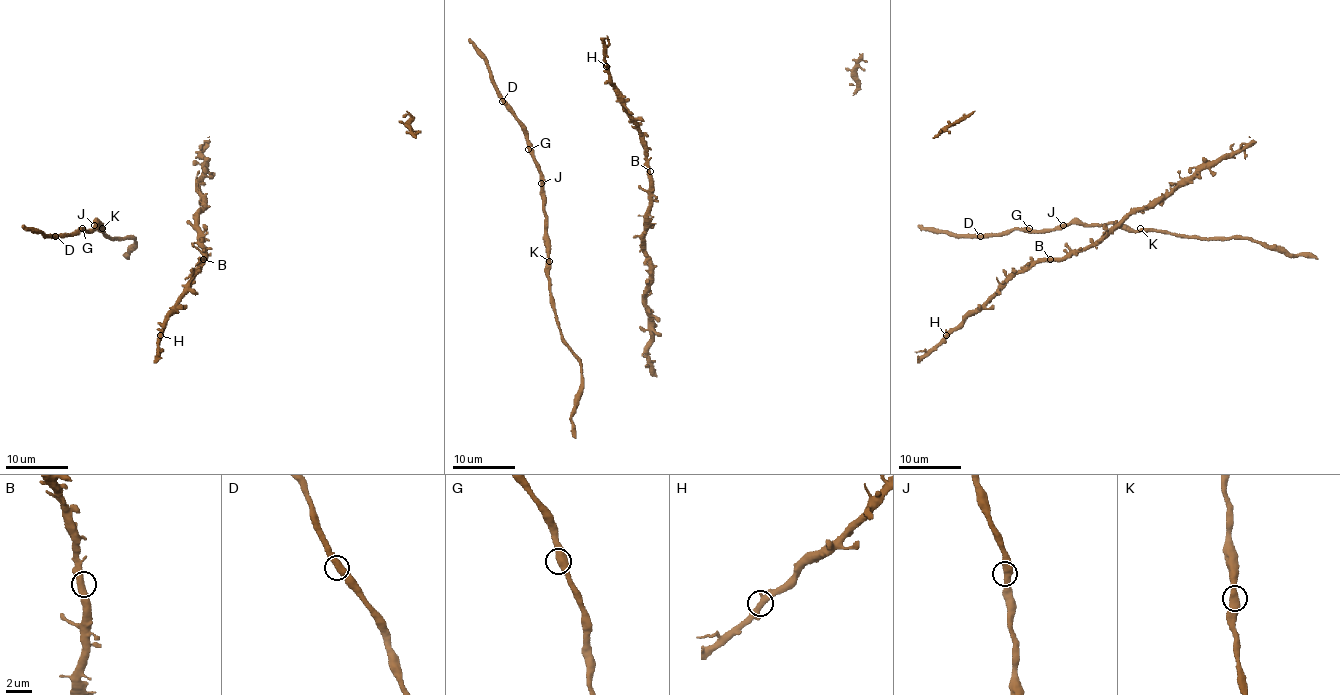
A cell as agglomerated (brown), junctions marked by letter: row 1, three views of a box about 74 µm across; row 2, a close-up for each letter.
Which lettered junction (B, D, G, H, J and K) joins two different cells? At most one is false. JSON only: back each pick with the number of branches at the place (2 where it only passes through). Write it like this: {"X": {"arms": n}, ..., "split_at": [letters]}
{"split_at": []}

